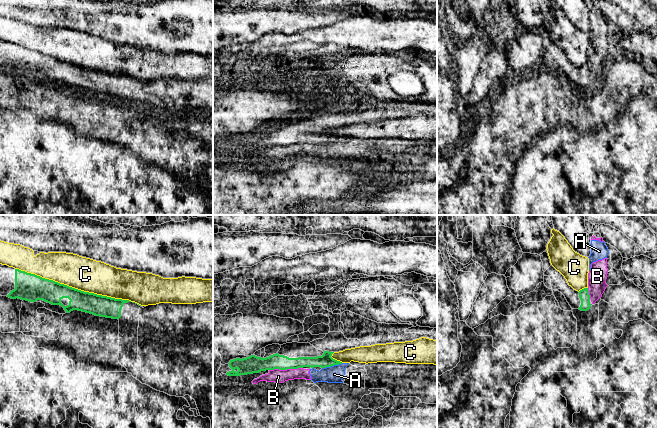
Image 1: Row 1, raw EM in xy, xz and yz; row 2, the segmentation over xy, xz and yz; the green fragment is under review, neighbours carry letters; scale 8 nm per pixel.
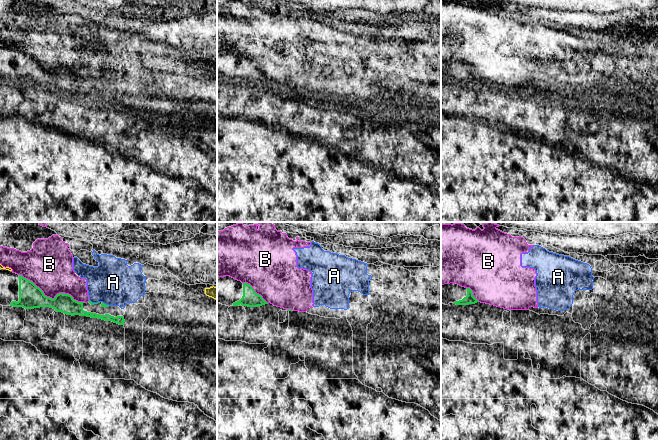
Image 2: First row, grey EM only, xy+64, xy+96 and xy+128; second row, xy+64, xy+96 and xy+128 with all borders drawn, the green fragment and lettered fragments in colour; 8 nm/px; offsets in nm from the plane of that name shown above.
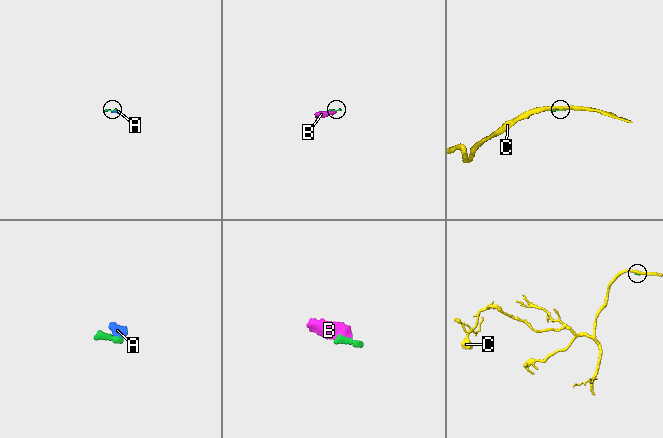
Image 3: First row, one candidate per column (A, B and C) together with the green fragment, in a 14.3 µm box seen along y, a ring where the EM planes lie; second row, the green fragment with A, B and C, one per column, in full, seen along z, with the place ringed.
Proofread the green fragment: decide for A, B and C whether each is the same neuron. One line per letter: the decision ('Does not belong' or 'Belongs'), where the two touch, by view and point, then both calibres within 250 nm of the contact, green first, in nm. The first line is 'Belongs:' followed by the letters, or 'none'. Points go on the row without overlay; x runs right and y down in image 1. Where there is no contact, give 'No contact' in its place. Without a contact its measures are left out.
Belongs: none
A: Does not belong. Touches green at xz (332, 141). Thickness 100 nm (green) against 140 nm
B: Does not belong. Touches green at xz (285, 145). Thickness 130 nm (green) against 110 nm
C: Does not belong. Touches green at xy (73, 64). Thickness 180 nm (green) against 260 nm

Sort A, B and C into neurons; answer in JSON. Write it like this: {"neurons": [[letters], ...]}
{"neurons": [["A", "B"], ["C"]]}

